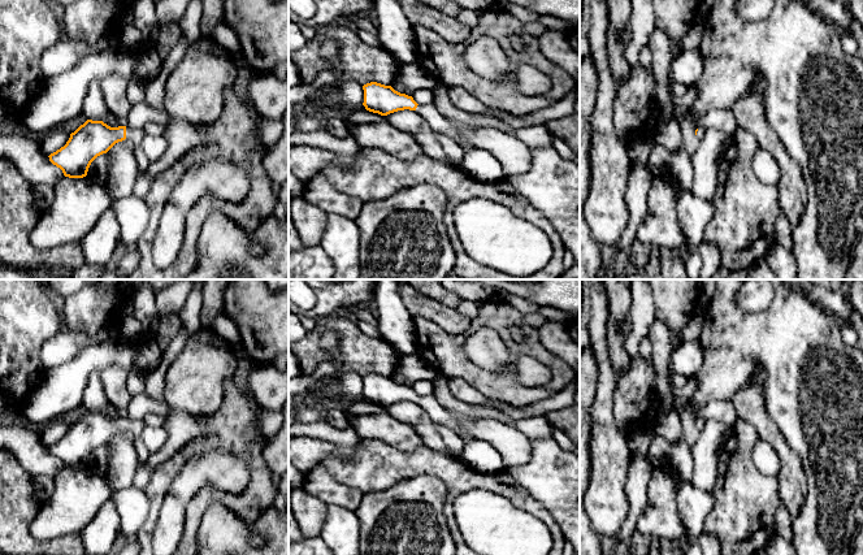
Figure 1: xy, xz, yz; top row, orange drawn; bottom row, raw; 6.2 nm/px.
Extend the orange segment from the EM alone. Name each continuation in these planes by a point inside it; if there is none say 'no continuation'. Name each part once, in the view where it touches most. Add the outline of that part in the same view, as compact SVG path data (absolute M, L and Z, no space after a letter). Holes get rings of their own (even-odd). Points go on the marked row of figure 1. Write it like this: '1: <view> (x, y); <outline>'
1: xy (134, 135); M126 127L126 139L130 139L134 143L135 148L140 147L144 136L146 136L146 133L143 129L134 130L134 129Z

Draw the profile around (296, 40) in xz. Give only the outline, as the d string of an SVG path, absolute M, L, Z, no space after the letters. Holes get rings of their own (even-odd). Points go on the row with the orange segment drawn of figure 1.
M289 21L289 52L302 49L307 44L298 23Z

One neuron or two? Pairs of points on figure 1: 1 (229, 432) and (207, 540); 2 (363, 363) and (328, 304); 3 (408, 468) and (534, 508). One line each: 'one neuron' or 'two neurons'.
1: two neurons
2: two neurons
3: one neuron

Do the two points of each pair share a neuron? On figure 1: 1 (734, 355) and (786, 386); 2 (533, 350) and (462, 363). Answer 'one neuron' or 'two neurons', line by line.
1: one neuron
2: one neuron

